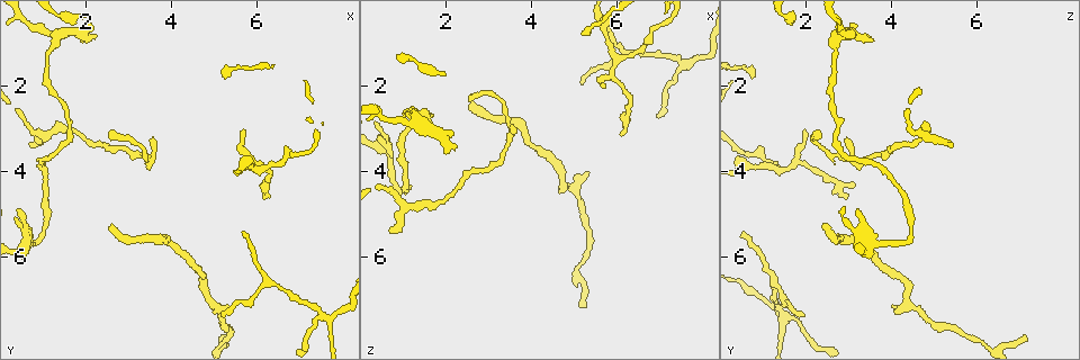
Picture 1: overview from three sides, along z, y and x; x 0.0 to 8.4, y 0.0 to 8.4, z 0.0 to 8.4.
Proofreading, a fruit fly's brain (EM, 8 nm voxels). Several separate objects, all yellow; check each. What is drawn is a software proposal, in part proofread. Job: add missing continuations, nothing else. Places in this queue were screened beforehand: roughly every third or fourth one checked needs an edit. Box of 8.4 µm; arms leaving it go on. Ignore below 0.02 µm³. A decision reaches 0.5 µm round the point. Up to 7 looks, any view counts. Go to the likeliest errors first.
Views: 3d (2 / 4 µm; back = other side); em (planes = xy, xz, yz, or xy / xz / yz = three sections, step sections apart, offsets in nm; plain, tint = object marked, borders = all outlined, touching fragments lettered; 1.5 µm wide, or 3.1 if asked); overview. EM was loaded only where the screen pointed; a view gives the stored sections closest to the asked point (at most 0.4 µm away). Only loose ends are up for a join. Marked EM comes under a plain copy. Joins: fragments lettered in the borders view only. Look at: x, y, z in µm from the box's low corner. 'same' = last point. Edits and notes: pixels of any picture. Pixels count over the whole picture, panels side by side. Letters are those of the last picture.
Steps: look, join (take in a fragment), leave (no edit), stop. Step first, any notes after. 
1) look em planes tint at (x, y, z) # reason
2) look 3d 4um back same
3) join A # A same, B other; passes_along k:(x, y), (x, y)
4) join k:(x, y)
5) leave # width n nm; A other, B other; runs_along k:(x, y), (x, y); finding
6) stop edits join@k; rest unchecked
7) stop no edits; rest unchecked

look 3d 2um at (2.65, 5.25, 2.40) # branch stops here

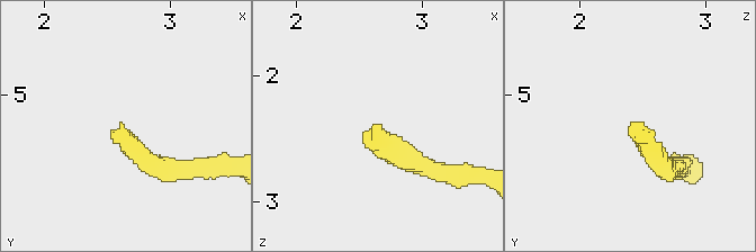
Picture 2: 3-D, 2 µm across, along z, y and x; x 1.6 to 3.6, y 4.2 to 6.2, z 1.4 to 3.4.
look em yz step 4 borders at (2.62, 5.22, 2.42)

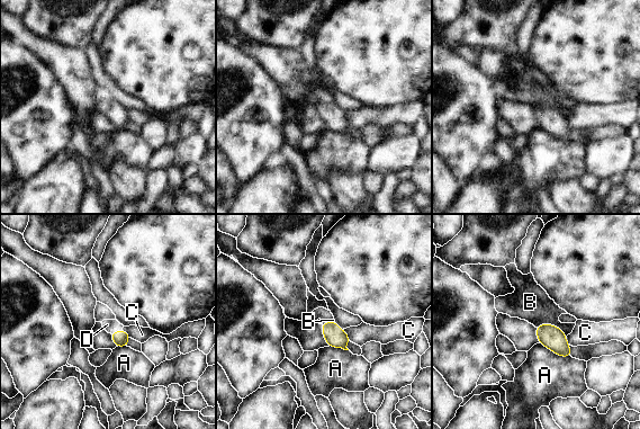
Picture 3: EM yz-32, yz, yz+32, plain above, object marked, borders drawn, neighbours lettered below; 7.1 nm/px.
join D # width 110 nm; longest_contact A 240 nm; A other, B other, C other, D same; it goes on there

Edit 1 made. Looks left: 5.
look 3d 4um at (5.10, 7.35, 1.95) # branch stops here

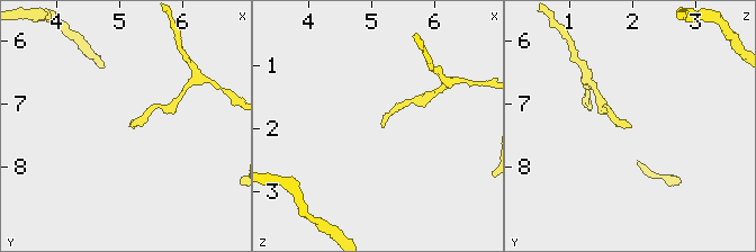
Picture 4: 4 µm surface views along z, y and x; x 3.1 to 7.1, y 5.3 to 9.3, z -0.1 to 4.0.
look em xy step 8 borders at (5.15, 7.35, 1.90)

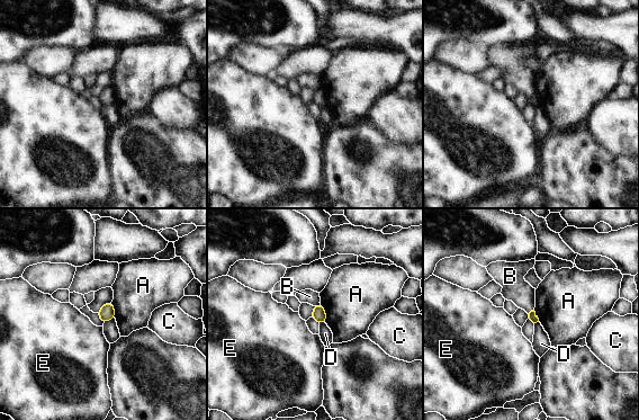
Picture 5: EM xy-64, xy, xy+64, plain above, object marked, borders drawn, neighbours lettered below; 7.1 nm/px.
leave # A other, B other, C other, D other, E other; no lettered fragment goes on from it

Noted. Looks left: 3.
look 3d 2um at (5.60, 3.10, 2.00) # free end

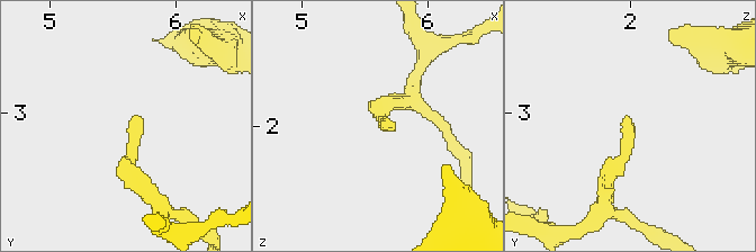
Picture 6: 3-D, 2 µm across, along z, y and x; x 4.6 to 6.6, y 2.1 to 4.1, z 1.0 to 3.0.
look em planes borders at (5.64, 3.04, 1.92) # need the tissue

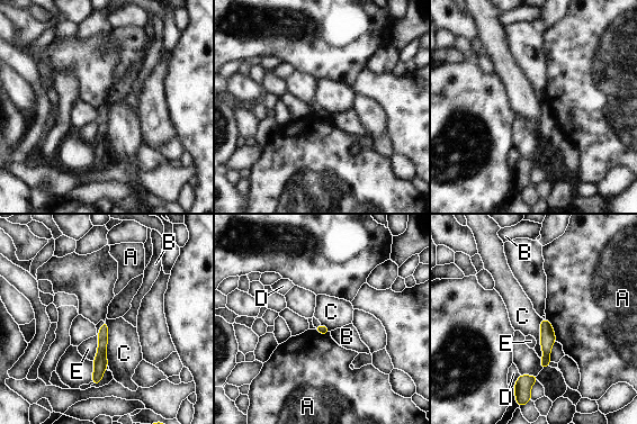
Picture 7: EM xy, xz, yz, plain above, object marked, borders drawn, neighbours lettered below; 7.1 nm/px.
leave # A other, B other, C other, D other, E other; runs_along 7:(105, 324), (100, 363), (95, 381); no lettered fragment goes on from it

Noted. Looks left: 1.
stop edits join@3; rest unchecked

